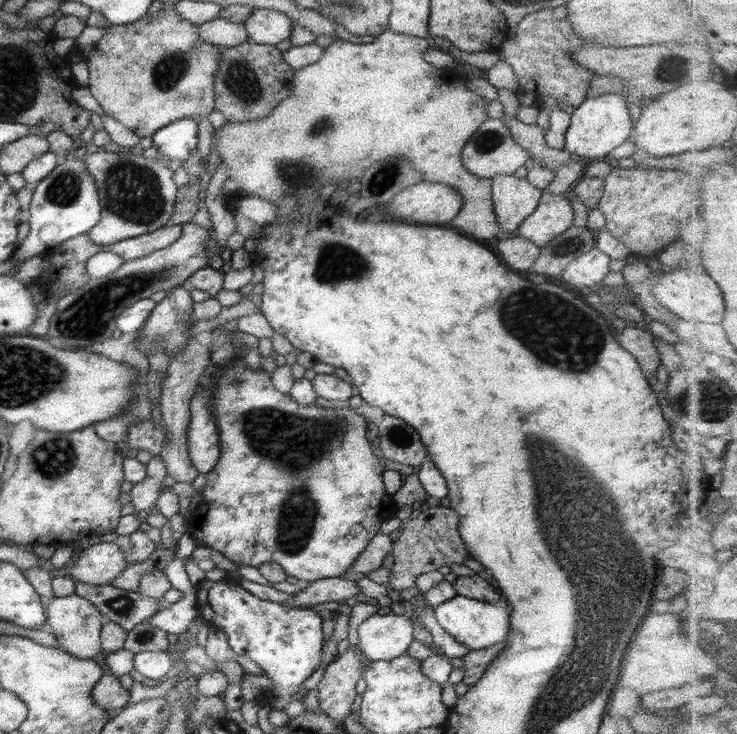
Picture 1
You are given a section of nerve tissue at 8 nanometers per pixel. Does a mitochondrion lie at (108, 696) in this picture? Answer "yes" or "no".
no

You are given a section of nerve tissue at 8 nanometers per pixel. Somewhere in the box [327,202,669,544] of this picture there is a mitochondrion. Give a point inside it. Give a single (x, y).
(551, 334)

